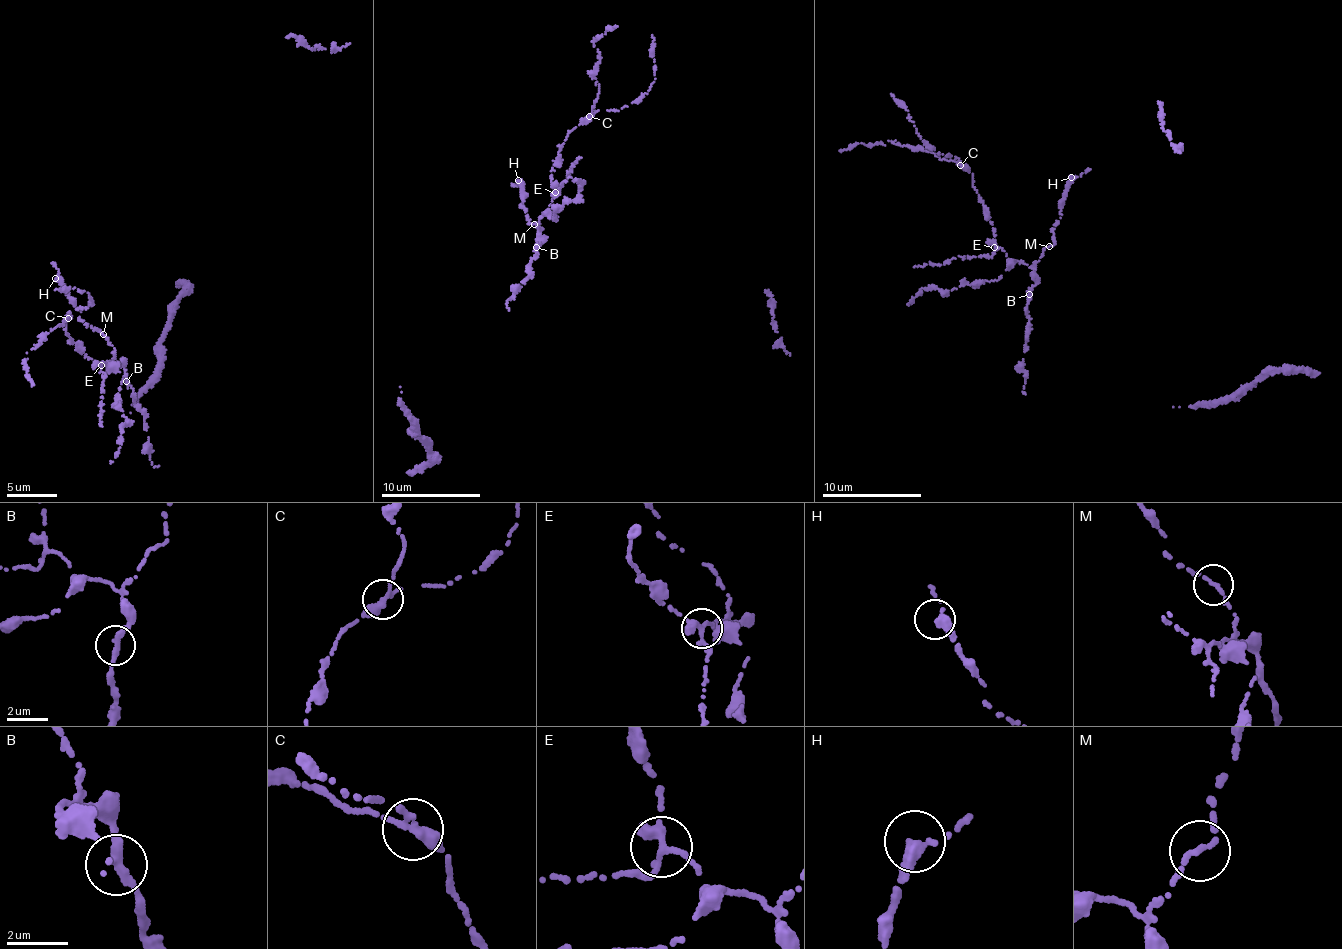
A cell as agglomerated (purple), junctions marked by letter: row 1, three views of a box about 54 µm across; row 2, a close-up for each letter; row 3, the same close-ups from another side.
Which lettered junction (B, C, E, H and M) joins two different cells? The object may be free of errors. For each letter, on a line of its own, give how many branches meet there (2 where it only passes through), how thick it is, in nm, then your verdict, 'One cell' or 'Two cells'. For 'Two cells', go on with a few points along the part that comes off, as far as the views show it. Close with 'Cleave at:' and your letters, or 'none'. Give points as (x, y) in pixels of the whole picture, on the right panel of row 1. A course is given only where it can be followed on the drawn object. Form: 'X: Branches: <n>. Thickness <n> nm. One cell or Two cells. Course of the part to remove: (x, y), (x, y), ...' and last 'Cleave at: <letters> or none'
B: Branches: 2. Thickness 320 nm. One cell
C: Branches: 2. Thickness 340 nm. Two cells. Course of the part to remove: (960, 164), (917, 147), (888, 141), (858, 144), (839, 151)
E: Branches: 2. Thickness 340 nm. One cell
H: Branches: 2. Thickness 320 nm. One cell
M: Branches: 2. Thickness 180 nm. One cell
Cleave at: C

